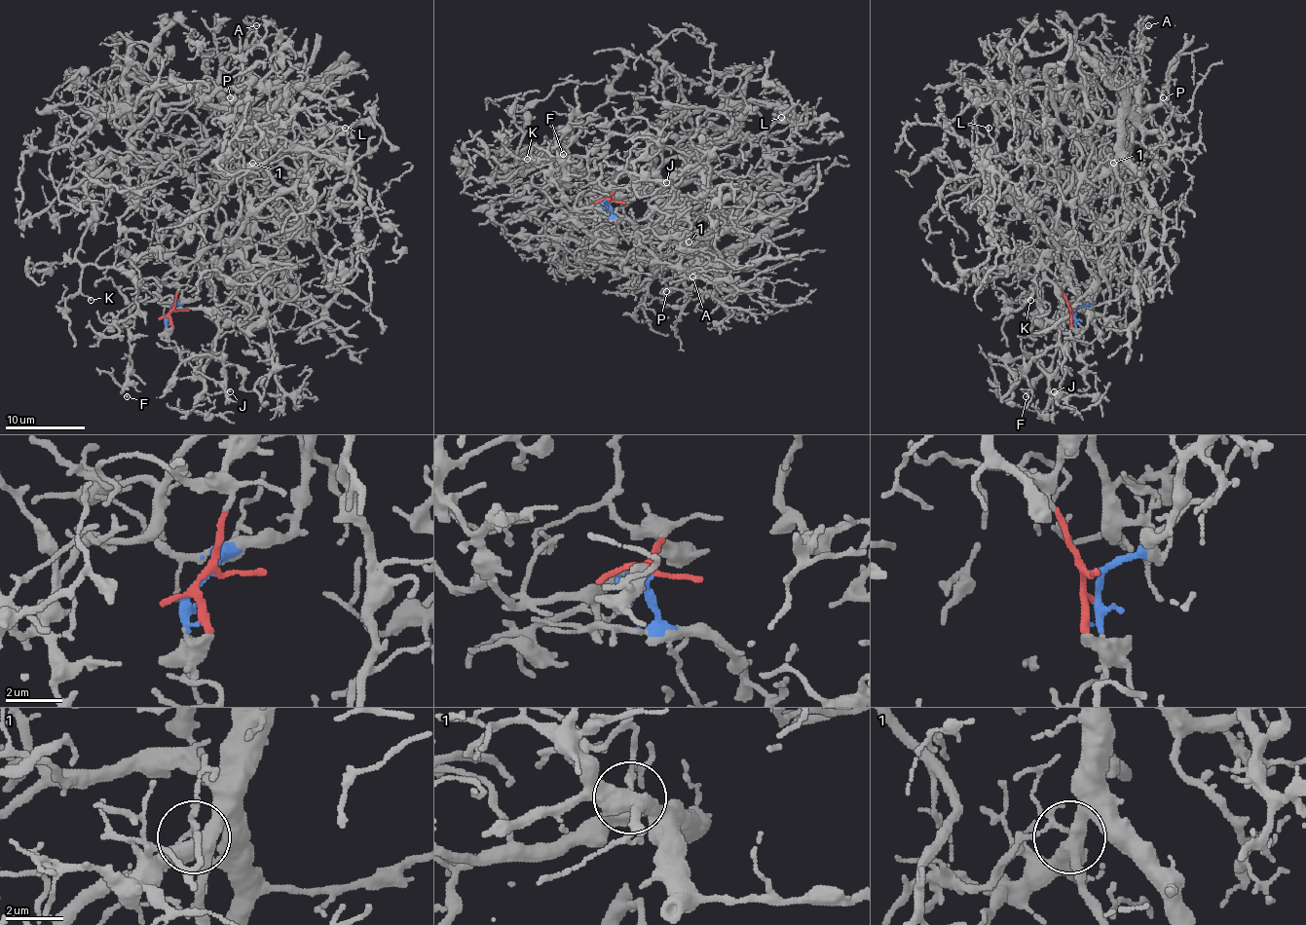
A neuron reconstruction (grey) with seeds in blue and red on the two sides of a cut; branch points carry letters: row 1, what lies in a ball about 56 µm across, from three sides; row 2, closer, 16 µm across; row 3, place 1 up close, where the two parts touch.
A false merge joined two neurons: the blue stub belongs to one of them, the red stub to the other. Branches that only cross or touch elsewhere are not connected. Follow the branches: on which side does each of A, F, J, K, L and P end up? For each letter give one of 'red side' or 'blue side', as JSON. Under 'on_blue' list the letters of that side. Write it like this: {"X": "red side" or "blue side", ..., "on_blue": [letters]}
{"A": "blue side", "F": "red side", "J": "red side", "K": "red side", "L": "red side", "P": "blue side", "on_blue": ["A", "P"]}

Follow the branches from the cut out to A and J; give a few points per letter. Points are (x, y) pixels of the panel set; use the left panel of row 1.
A: (174, 310), (197, 292), (205, 203), (258, 157), (265, 117), (237, 117), (218, 87), (220, 62), (256, 25)
J: (174, 310), (176, 277), (220, 244), (225, 256), (210, 284), (218, 304), (216, 342), (199, 397), (231, 391)

